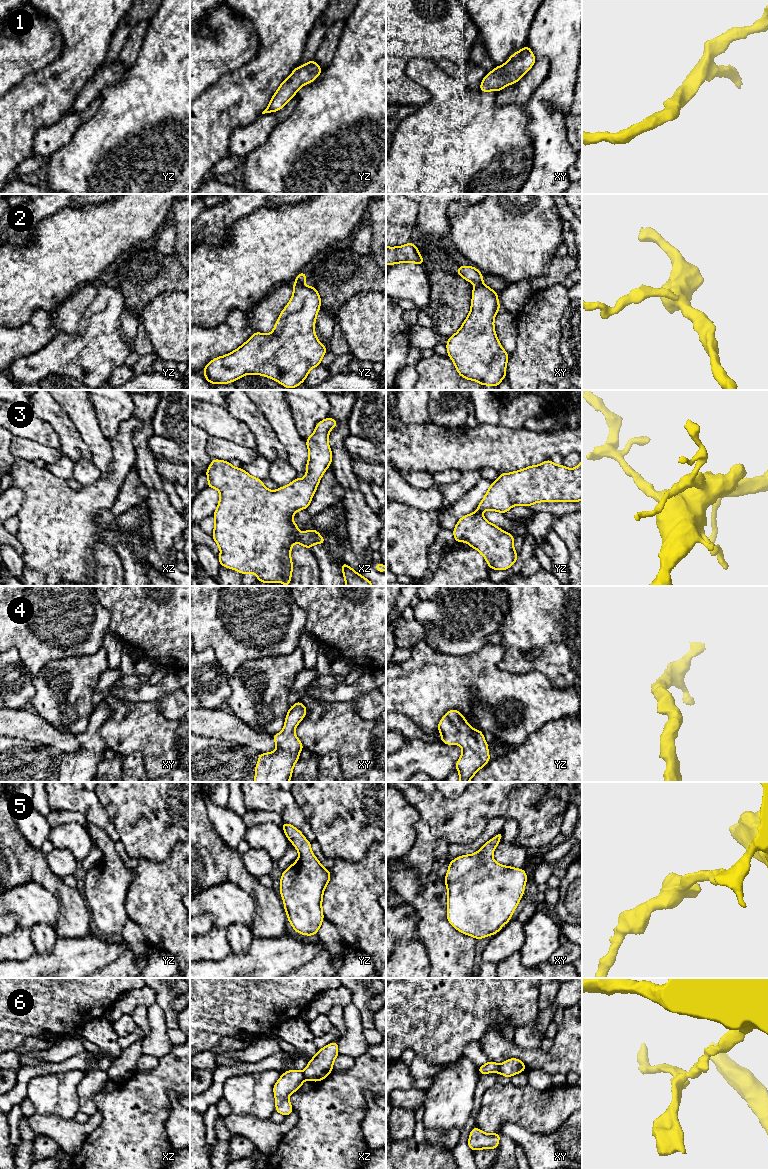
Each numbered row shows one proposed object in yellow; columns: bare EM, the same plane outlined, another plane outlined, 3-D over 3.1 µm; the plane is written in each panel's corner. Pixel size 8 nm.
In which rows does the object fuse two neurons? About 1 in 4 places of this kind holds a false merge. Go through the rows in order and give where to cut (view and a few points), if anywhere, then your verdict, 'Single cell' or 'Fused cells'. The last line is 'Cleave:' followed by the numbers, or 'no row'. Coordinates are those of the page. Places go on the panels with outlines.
1: No split. Single cell
2: Split along yz (295, 282), (302, 285). Fused cells
3: No split. Single cell
4: No split. Single cell
5: No split. Single cell
6: Split along xz (302, 1072), (305, 1078). Fused cells
Cleave: 2, 6

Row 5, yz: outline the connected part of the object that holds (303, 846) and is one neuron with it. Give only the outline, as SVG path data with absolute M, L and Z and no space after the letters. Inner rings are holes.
M286 822L282 829L300 856L281 876L284 909L296 932L312 936L318 933L324 920L322 899L331 874L313 855L311 843L300 830Z

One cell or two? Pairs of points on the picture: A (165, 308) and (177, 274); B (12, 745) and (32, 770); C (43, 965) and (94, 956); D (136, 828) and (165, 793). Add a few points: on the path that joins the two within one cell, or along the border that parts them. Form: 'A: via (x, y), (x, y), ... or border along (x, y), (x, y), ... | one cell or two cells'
A: border along (179, 292), (163, 292), (149, 302) | two cells
B: via (15, 751), (28, 764) | one cell
C: via (56, 965), (67, 965), (73, 959), (81, 956) | one cell
D: via (145, 819), (151, 813), (152, 806), (156, 802) | one cell

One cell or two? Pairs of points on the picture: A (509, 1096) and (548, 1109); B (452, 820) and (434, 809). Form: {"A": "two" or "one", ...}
{"A": "one", "B": "one"}

